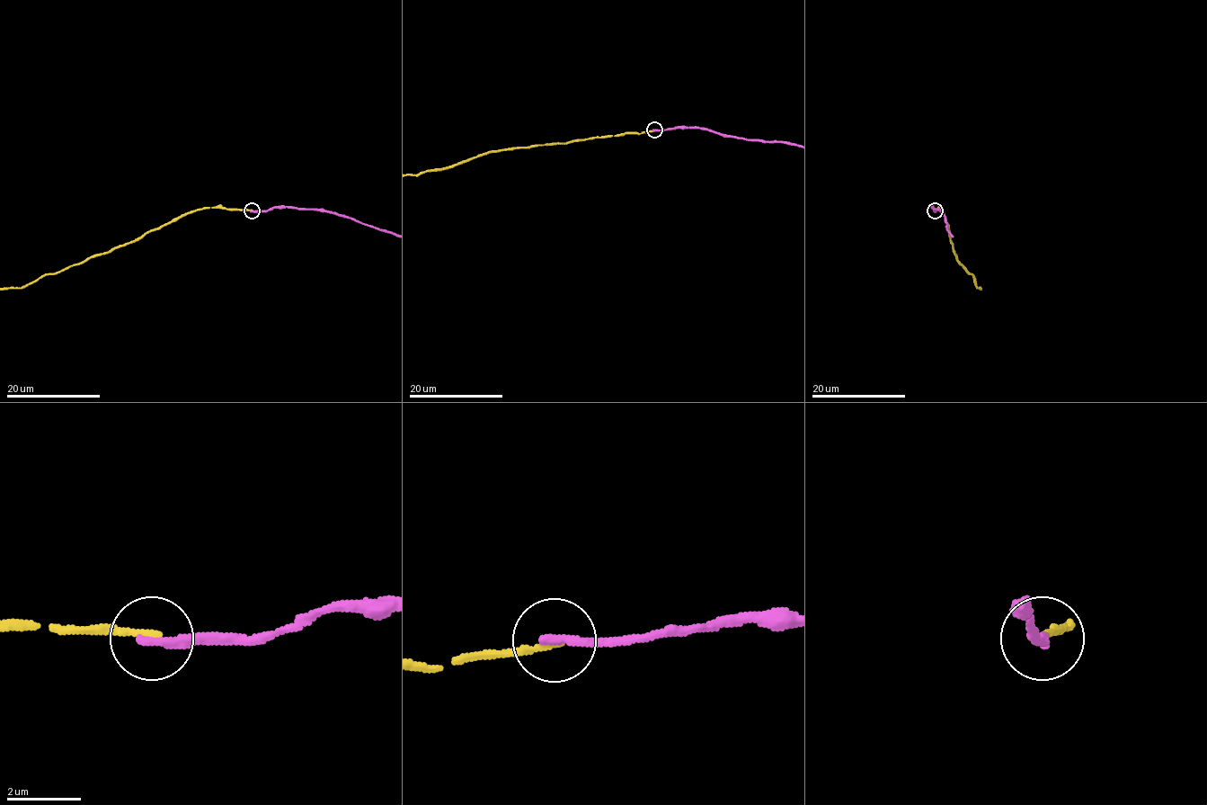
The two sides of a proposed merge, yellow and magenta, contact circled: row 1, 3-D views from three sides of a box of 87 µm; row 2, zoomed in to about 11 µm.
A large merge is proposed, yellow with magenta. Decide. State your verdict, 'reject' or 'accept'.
reject

